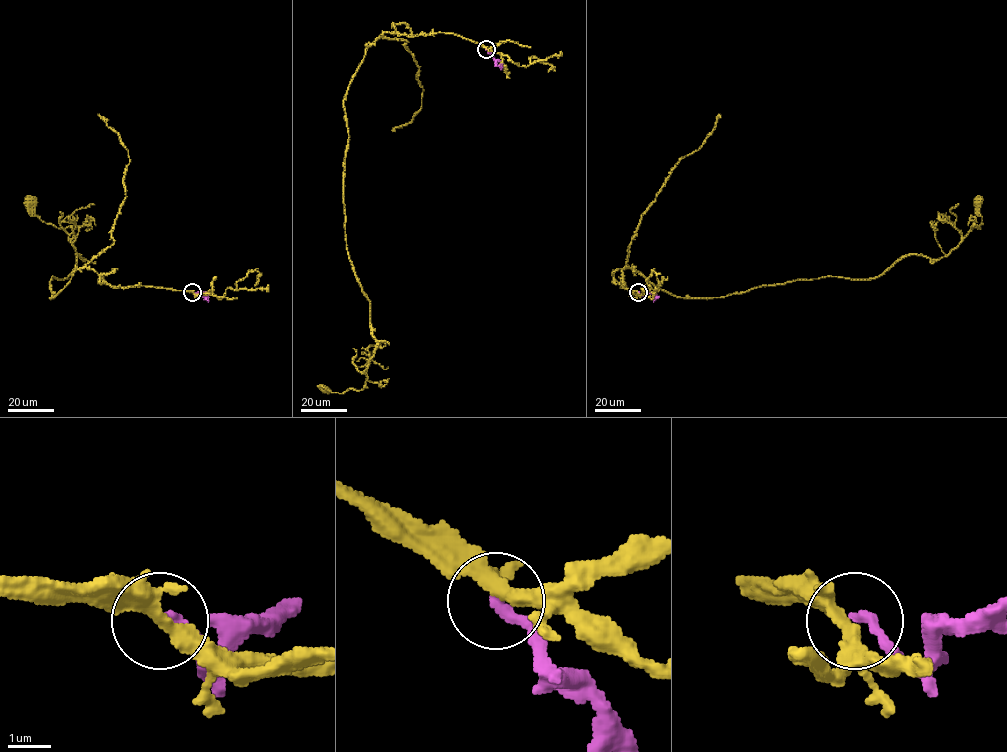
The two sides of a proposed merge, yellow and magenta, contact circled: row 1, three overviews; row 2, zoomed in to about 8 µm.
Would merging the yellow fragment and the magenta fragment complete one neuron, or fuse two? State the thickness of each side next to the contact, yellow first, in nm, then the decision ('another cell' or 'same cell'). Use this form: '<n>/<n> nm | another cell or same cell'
280/240 nm | another cell

